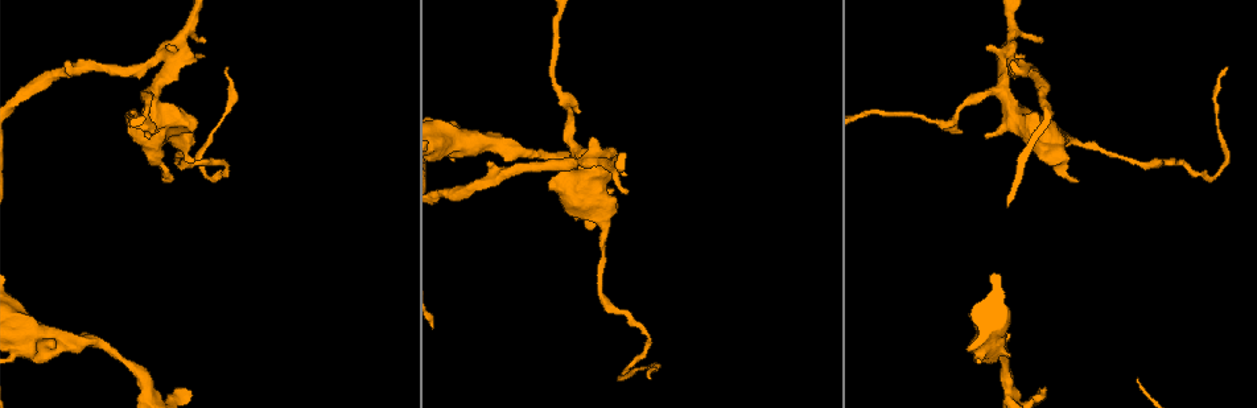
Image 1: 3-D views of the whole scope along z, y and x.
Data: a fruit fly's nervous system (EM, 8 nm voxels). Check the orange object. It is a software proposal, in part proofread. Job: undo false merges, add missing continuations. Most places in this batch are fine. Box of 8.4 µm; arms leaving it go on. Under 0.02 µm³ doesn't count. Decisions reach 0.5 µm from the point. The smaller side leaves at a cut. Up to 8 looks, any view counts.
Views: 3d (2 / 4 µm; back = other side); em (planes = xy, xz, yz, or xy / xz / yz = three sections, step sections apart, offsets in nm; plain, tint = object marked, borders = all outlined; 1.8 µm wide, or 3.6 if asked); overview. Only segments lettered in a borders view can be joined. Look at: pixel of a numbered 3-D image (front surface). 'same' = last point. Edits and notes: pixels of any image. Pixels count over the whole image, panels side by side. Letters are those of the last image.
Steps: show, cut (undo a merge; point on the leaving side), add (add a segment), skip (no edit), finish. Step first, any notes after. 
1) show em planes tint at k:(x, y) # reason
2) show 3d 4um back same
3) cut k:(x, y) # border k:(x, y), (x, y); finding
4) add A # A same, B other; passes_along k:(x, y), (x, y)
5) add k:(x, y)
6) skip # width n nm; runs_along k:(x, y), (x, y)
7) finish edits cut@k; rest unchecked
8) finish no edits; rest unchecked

show em 3.6um planes tint at 1:(1010, 355) # stops while still wide

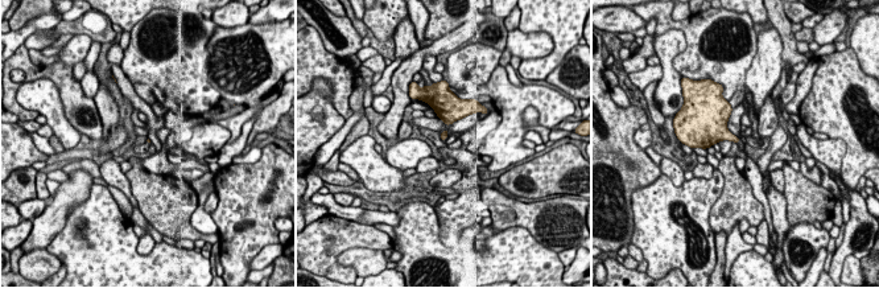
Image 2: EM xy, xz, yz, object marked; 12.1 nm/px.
show em 3.6um planes borders same # what lies round it

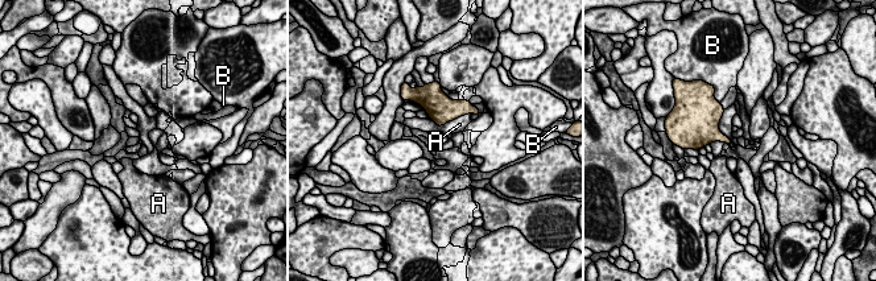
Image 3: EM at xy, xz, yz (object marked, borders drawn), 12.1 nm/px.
skip # A other, B other; no lettered segment goes on from it

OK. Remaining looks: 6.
show 3d 4um at 1:(191, 161) # thick end

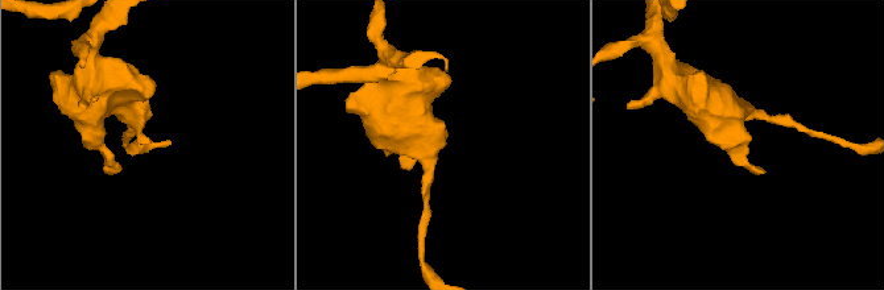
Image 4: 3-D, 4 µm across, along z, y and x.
show em xz step 8 tint at 4:(149, 142)

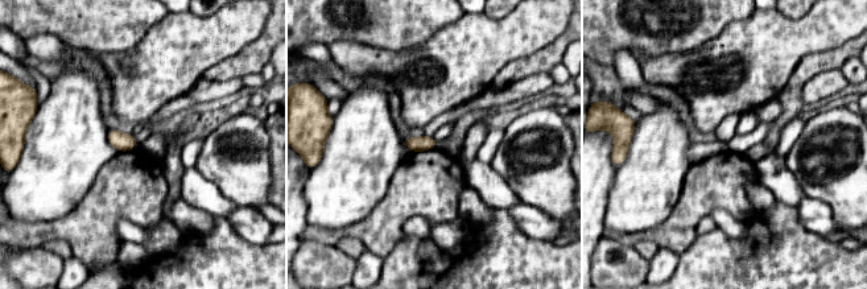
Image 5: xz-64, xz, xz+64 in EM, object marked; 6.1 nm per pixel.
show em planes borders same # another direction

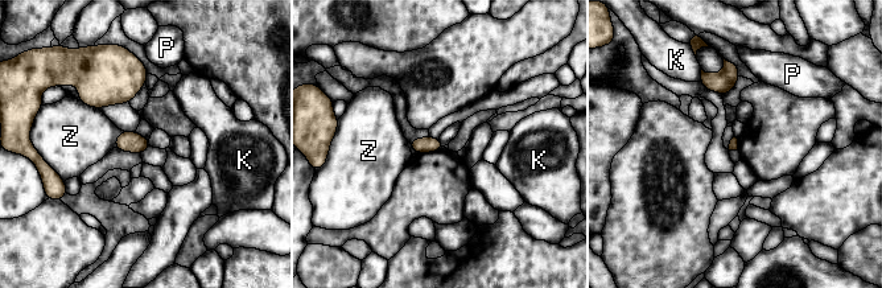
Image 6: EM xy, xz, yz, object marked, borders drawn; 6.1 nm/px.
skip # K other, P other, Z other; border 6:(78, 101), (98, 108); none of them fits

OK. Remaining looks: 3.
show 3d 2um at 1:(1227, 69)

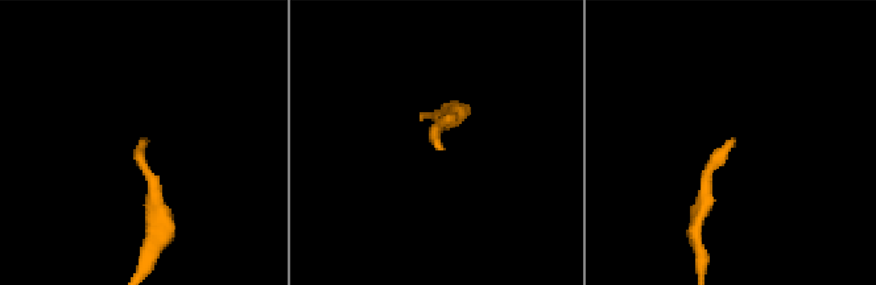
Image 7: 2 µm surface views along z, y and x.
show em xy step 16 borders at 7:(728, 141)

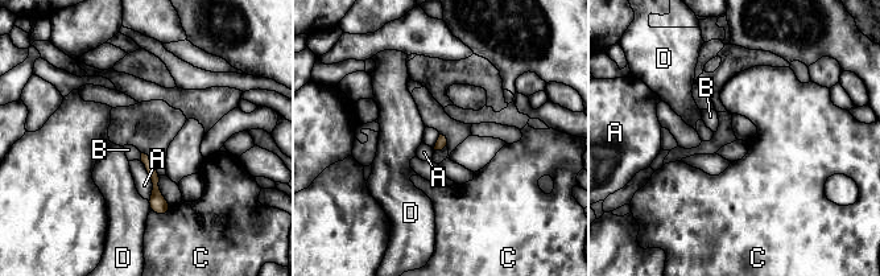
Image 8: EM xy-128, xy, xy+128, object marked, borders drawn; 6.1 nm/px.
skip # A other, B other, C other, D other; none of them fits

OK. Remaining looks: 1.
finish no edits; rest unchecked

